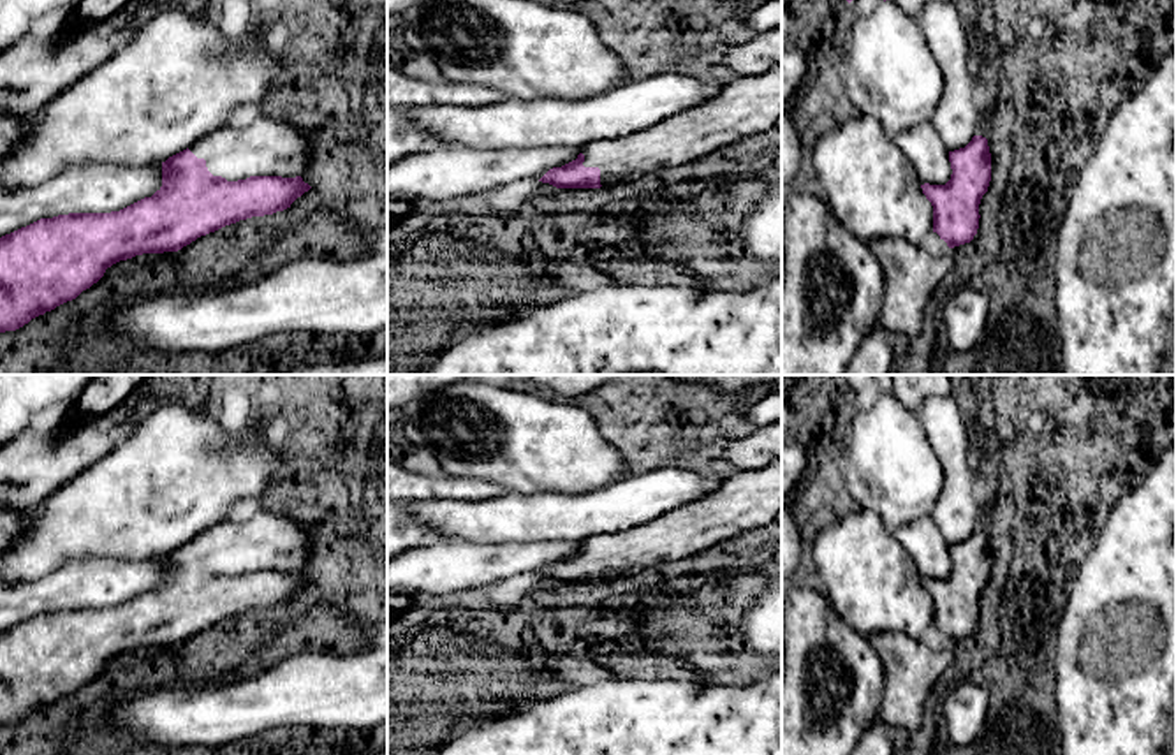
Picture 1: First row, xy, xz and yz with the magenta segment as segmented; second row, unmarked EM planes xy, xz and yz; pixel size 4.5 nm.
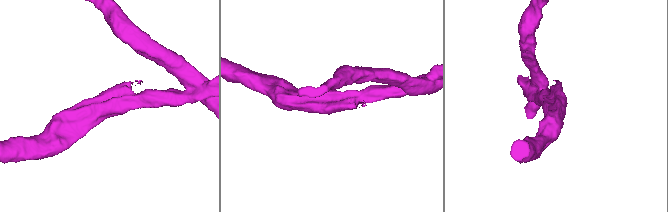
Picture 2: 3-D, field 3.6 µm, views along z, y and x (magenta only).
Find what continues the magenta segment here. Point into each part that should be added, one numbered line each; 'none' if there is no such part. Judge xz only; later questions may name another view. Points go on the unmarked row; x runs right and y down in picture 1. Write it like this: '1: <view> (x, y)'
1: xz (750, 498)

